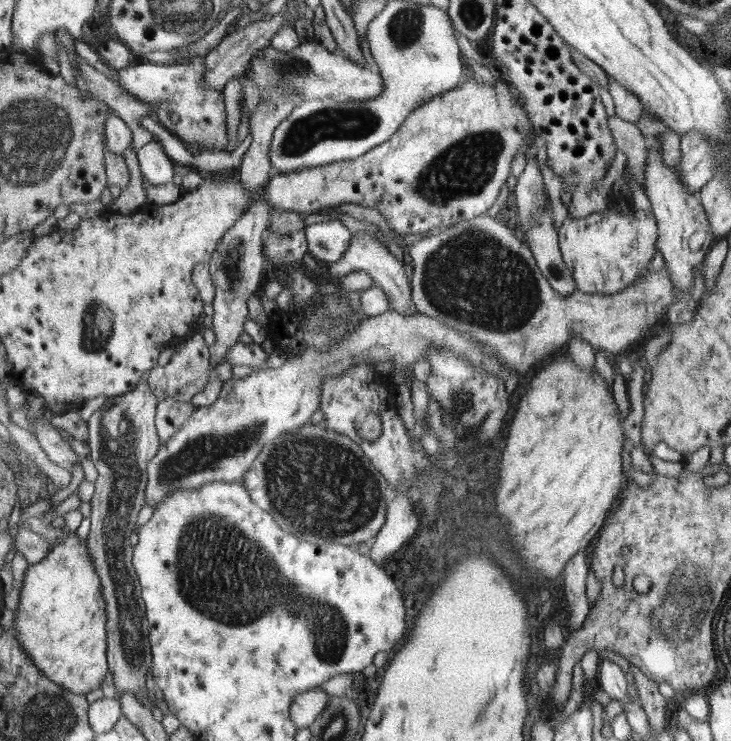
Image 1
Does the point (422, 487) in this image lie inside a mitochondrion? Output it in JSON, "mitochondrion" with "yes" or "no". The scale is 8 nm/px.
{"mitochondrion":"no"}

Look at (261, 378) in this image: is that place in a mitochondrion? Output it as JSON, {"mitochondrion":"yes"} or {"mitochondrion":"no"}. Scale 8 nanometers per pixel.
{"mitochondrion":"no"}

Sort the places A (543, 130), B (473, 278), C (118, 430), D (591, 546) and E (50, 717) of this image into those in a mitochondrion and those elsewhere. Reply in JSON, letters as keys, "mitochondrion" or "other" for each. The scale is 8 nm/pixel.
{"A":"other","B":"mitochondrion","C":"mitochondrion","D":"other","E":"mitochondrion"}

